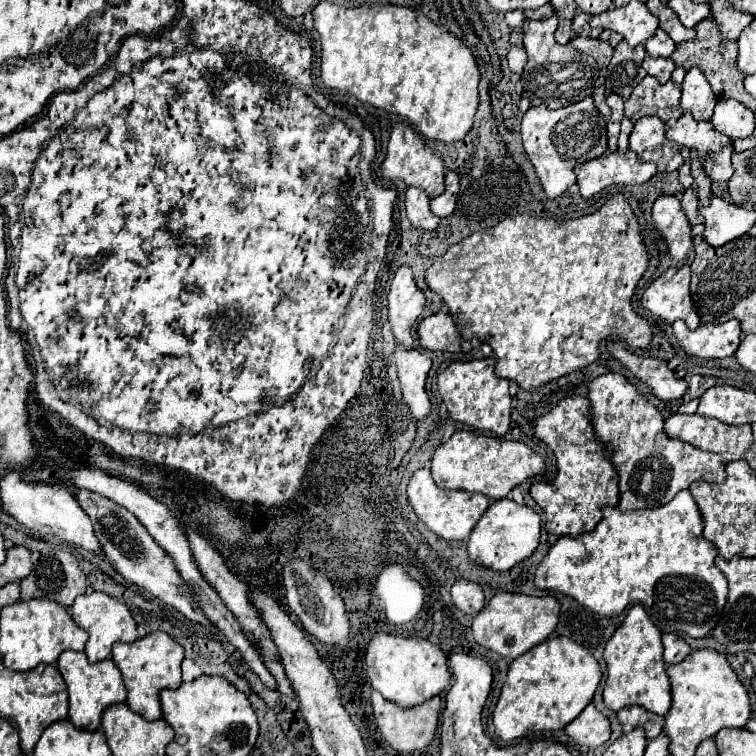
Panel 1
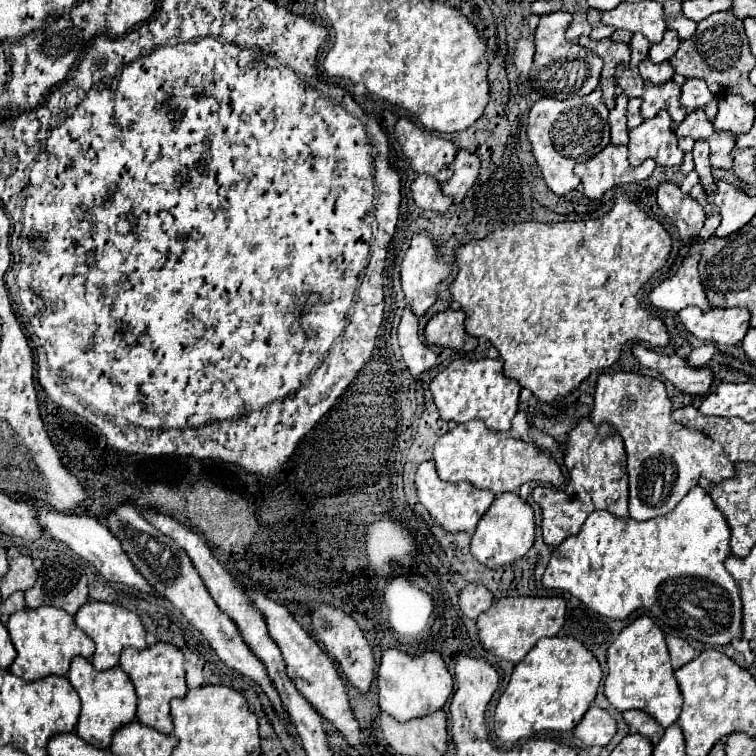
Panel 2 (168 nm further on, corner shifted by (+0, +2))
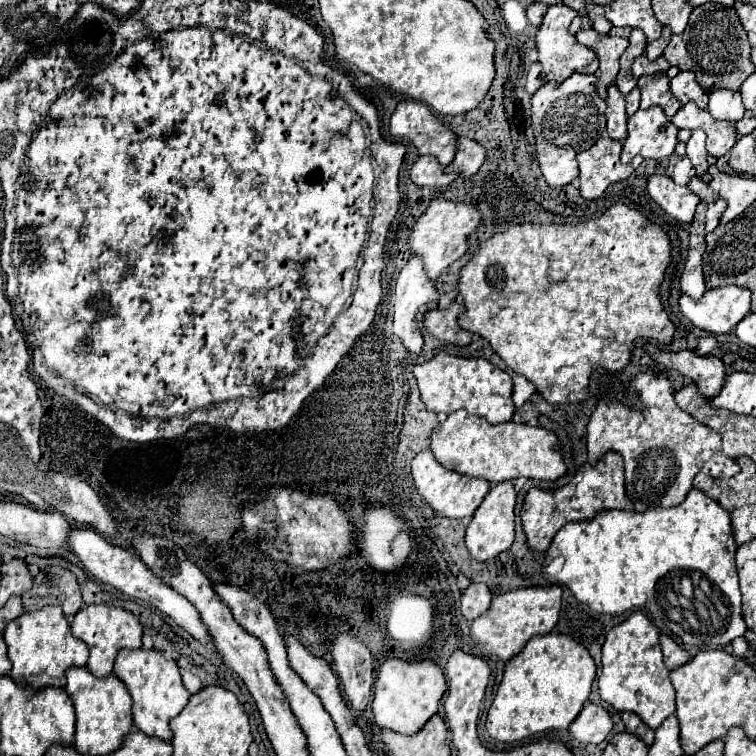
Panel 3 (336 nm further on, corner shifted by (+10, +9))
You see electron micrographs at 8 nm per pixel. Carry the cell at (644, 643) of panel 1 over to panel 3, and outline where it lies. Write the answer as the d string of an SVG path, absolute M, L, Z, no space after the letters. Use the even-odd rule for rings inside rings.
M636 611L630 619L626 619L622 625L614 627L606 635L606 641L604 641L604 647L602 647L602 675L598 679L600 697L606 703L610 703L618 711L636 713L650 729L658 729L660 723L676 711L676 695L674 695L674 687L668 679L670 671L662 661L662 651L660 651L658 637L660 637L660 631L656 629L656 625L642 611Z

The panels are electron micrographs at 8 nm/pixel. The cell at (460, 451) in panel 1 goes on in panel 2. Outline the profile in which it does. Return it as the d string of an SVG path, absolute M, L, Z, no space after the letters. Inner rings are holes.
M480 420L458 424L452 432L446 432L442 438L438 438L432 456L434 456L438 476L442 480L470 482L480 490L494 492L496 496L504 492L514 492L524 482L532 482L532 480L548 482L554 486L560 486L564 482L558 464L538 446L524 440L510 438L506 434L498 434L486 428L484 422Z

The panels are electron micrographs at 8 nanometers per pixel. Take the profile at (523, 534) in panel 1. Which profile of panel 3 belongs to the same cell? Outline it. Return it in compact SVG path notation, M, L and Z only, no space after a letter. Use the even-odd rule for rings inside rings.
M512 481L498 483L484 497L482 505L476 509L476 513L472 517L472 523L466 529L466 545L468 545L468 551L478 561L492 559L498 553L510 549L510 545L514 541L514 507L516 507L516 491L514 491Z

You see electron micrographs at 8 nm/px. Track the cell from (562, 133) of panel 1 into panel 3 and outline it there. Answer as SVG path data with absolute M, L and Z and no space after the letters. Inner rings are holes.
M574 73L566 81L548 81L532 97L536 153L548 185L562 187L578 177L576 153L590 149L606 133L606 103L596 93L596 75Z

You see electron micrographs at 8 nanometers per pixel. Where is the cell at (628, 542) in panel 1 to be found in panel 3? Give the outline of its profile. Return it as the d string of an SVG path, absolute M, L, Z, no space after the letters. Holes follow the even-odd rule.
M692 489L688 493L688 499L682 501L678 507L650 509L650 511L644 511L644 513L638 513L638 511L602 511L590 523L570 523L570 525L566 523L566 527L562 527L556 533L550 549L546 552L542 571L551 583L566 585L580 603L588 605L590 609L594 609L598 613L620 615L620 613L636 607L636 609L644 611L648 617L658 617L666 629L670 629L676 637L680 637L682 643L696 645L696 647L702 647L702 649L714 649L714 647L724 647L724 645L732 643L736 637L742 637L744 631L746 631L746 623L742 619L742 605L740 605L740 589L738 589L736 563L734 563L736 549L738 549L738 545L734 541L734 529L732 529L730 513L726 509L722 509L716 501L712 501L710 497L702 495L702 491Z

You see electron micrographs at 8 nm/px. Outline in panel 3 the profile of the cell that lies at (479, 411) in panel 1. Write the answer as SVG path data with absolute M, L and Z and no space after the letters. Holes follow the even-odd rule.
M440 351L430 361L422 365L414 365L412 373L418 381L420 397L428 411L450 415L458 409L466 409L472 415L476 413L480 417L486 417L490 423L506 423L514 415L512 379L506 371L498 369L494 363L486 359L454 357Z

